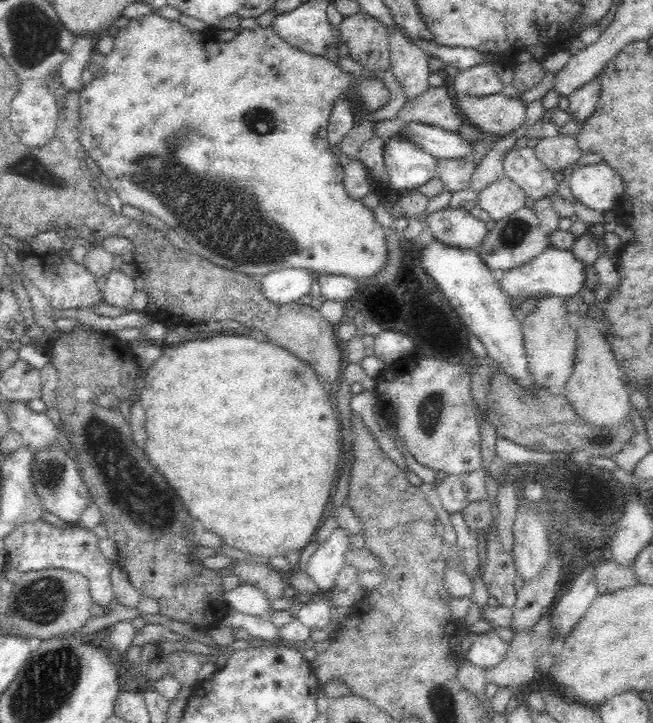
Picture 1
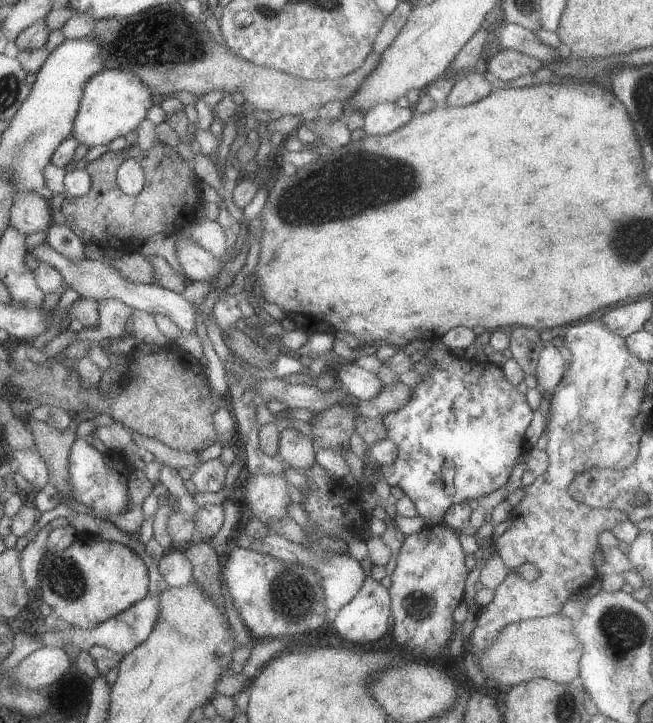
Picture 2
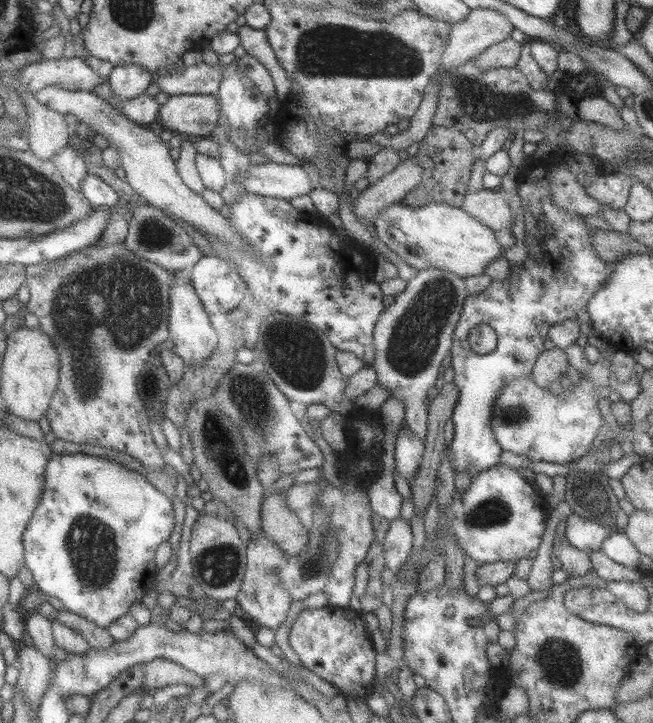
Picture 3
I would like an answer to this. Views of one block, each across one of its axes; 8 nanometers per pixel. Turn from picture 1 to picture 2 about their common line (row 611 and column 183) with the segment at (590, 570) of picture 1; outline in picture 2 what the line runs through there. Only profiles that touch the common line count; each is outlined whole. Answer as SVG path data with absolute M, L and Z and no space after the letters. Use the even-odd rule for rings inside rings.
M174 547L160 558L157 570L169 587L184 586L193 581L191 563L184 552Z

